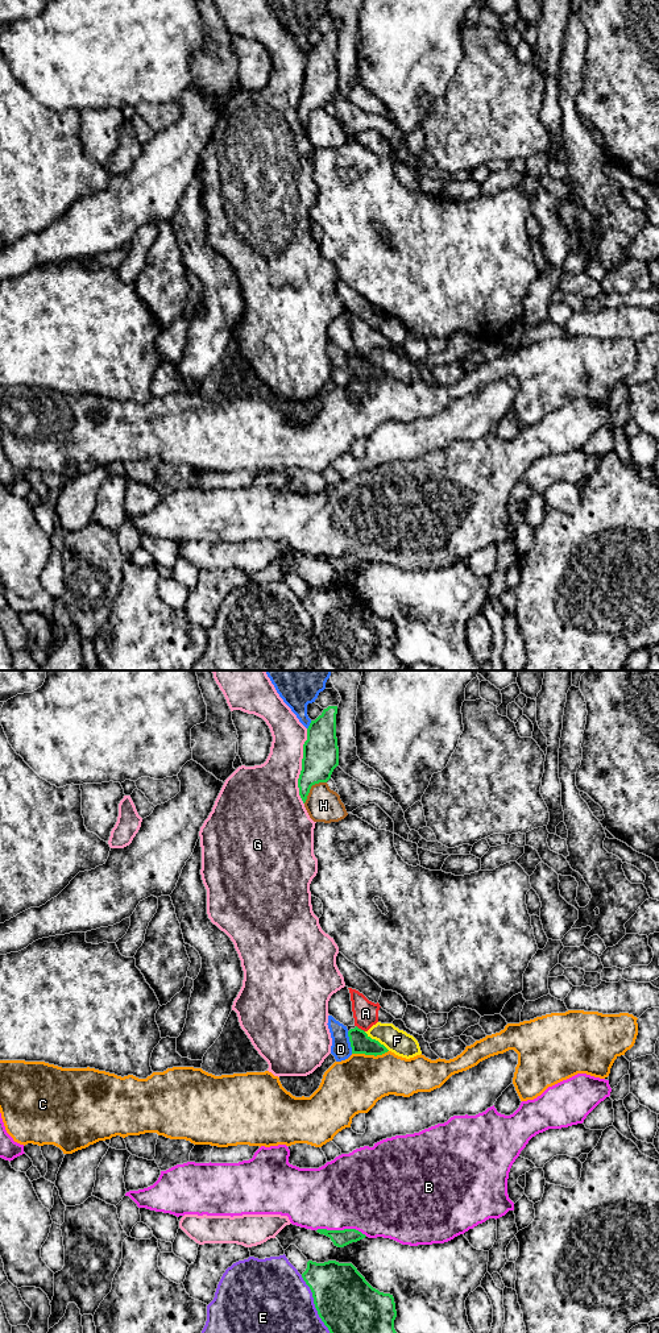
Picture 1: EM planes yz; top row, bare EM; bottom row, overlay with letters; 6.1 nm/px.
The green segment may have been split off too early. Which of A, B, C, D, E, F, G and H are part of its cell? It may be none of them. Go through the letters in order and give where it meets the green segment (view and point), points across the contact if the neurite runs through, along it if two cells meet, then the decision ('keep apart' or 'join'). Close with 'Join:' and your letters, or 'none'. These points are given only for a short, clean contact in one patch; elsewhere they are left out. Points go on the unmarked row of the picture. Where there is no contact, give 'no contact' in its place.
A: meets green in yz at (360, 354); border along yz (356, 351), (364, 357); keep apart
B: meets green in yz at (342, 556); keep apart
C: meets green in yz at (369, 380); keep apart
D: meets green in yz at (349, 366); keep apart
E: meets green in yz at (316, 635); keep apart
F: meets green in yz at (377, 366); border along yz (364, 357), (389, 376); keep apart
G: meets green in yz at (302, 92); keep apart
H: meets green in yz at (310, 113); keep apart
Join: none

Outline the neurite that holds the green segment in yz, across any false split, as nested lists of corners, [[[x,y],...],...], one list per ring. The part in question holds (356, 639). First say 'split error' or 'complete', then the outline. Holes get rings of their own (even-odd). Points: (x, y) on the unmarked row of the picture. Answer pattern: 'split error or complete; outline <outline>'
complete; outline [[[307,587],[302,599],[319,643],[343,670],[398,670],[394,623],[373,614],[352,589]]]

